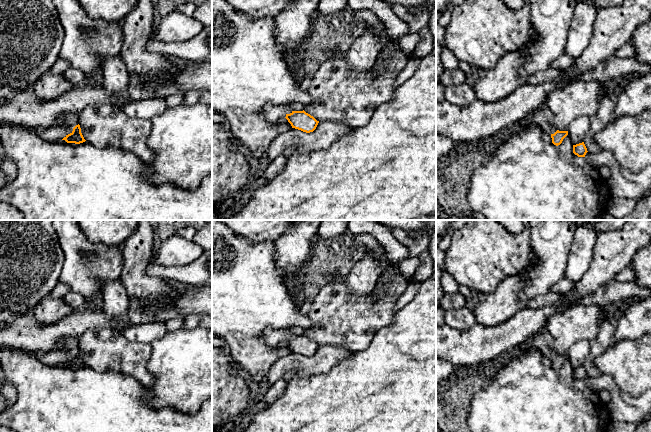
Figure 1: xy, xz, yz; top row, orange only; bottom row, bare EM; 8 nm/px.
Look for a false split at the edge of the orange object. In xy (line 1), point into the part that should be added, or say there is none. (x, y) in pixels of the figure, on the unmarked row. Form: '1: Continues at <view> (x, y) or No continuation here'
1: Continues at xy (53, 357)

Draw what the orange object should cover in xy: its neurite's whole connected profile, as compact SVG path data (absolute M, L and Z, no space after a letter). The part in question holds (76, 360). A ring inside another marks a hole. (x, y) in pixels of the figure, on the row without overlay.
M67 338L66 348L60 350L50 350L40 353L39 358L45 363L50 365L65 364L67 367L80 368L85 366L78 342L75 338Z

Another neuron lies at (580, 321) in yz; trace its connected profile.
M576 303L551 315L545 327L553 338L555 352L567 355L576 342L593 341L599 333L602 311L597 305Z

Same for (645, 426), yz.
M651 419L643 420L635 432L651 432Z

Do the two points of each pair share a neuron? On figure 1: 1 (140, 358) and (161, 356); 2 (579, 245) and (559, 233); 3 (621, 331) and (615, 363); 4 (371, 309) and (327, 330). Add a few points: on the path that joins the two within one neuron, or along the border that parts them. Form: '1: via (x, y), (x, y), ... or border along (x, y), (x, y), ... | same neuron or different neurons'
1: border along (150, 344), (147, 369), (155, 380) | different neurons
2: border along (575, 230), (566, 264) | different neurons
3: border along (640, 336), (619, 339), (613, 342) | different neurons
4: via (360, 317), (354, 320), (338, 320) | same neuron

